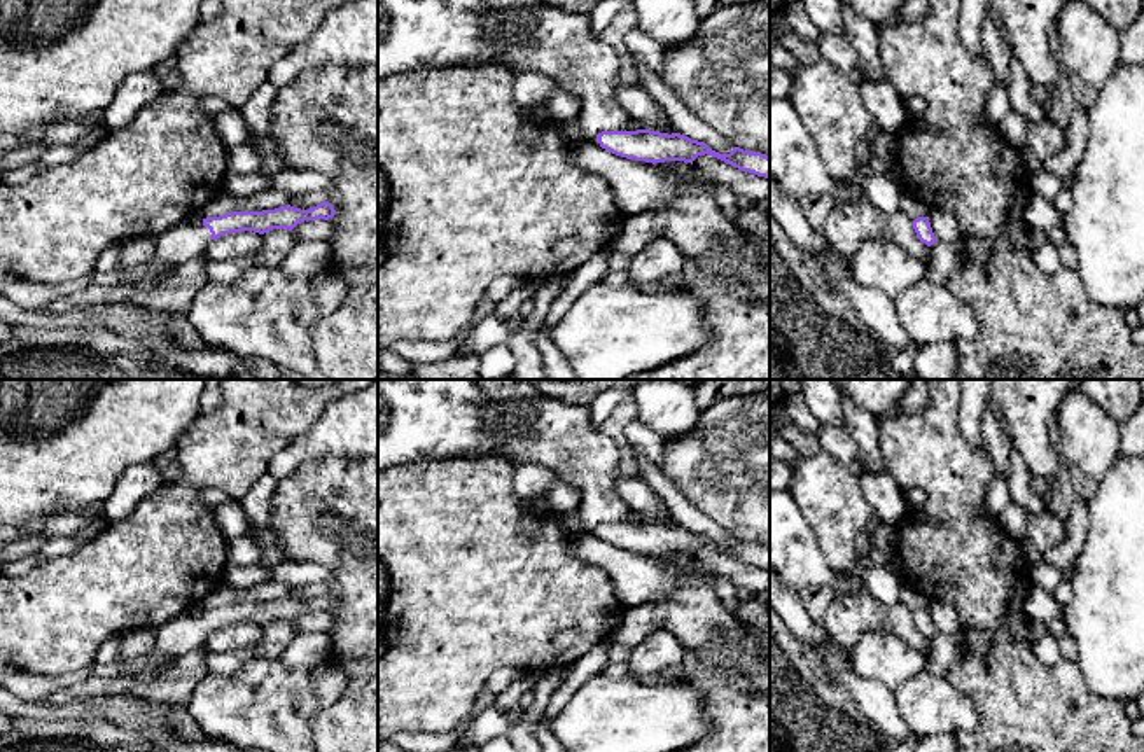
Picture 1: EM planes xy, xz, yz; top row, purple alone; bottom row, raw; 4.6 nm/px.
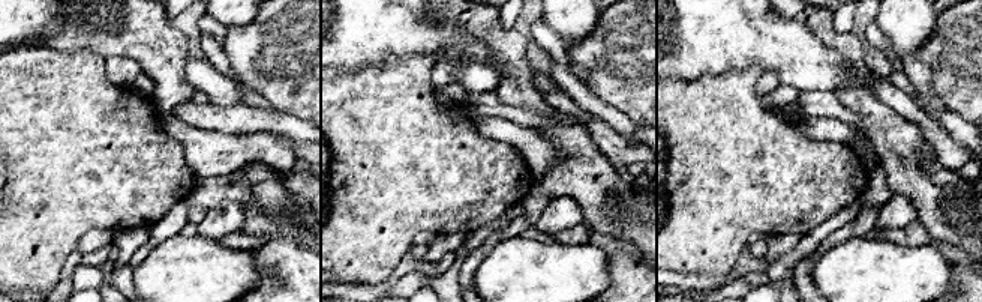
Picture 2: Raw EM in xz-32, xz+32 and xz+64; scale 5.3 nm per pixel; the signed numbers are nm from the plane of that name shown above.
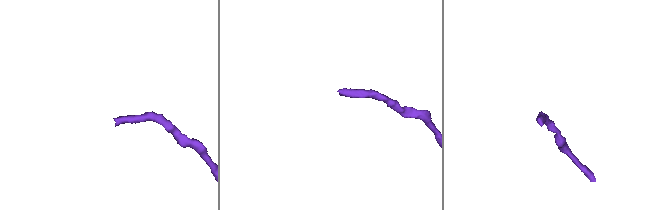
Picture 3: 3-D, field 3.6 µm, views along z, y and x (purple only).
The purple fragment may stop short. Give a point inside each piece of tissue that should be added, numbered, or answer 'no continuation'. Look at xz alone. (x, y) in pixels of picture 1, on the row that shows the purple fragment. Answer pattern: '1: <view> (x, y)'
1: xz (571, 128)

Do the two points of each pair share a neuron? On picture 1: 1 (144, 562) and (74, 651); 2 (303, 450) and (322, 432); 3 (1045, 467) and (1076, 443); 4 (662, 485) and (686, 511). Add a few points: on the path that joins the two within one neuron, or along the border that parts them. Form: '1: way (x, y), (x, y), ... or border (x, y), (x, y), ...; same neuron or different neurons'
1: way (121, 584), (77, 628); same neuron
2: way (308, 445), (317, 438); same neuron
3: border (1055, 446), (1060, 455); different neurons
4: way (667, 492), (679, 504); same neuron

